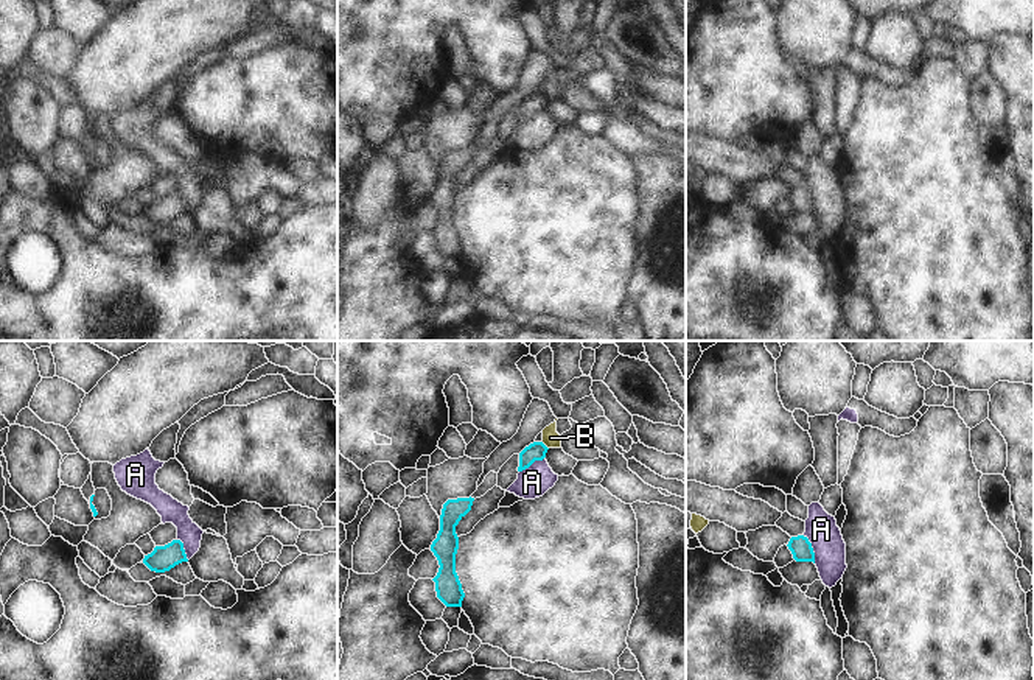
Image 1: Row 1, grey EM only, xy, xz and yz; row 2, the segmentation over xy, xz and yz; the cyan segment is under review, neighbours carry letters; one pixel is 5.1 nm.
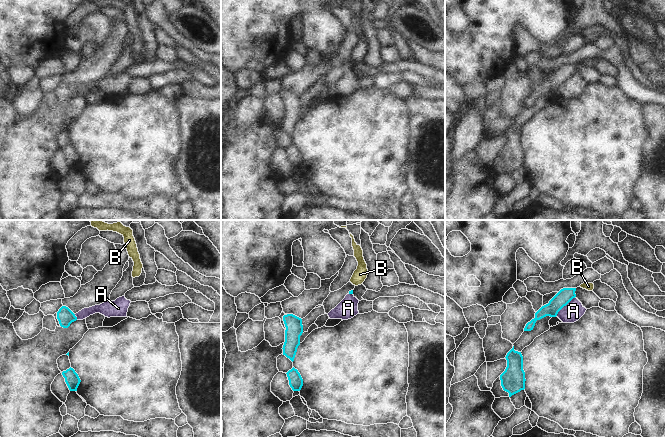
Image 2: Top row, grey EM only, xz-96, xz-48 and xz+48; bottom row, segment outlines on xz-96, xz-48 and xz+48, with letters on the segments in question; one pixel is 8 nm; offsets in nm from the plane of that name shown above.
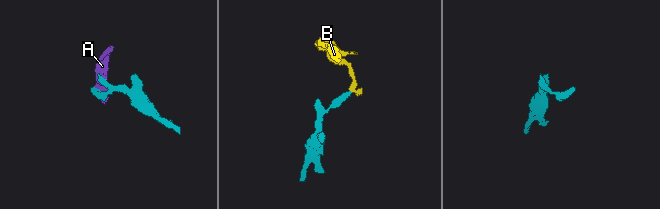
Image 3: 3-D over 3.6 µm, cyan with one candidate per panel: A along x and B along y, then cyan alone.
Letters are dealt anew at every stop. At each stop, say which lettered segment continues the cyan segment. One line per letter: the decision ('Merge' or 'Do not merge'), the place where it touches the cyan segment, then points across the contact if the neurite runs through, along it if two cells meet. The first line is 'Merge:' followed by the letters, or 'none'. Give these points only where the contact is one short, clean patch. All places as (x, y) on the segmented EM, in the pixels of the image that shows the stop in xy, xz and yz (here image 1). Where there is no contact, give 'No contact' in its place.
Merge: none
A: Do not merge. Touches cyan at yz (812, 548)
B: Do not merge. Touches cyan at xz (544, 445). Boundary: xz (541, 442), (548, 448)

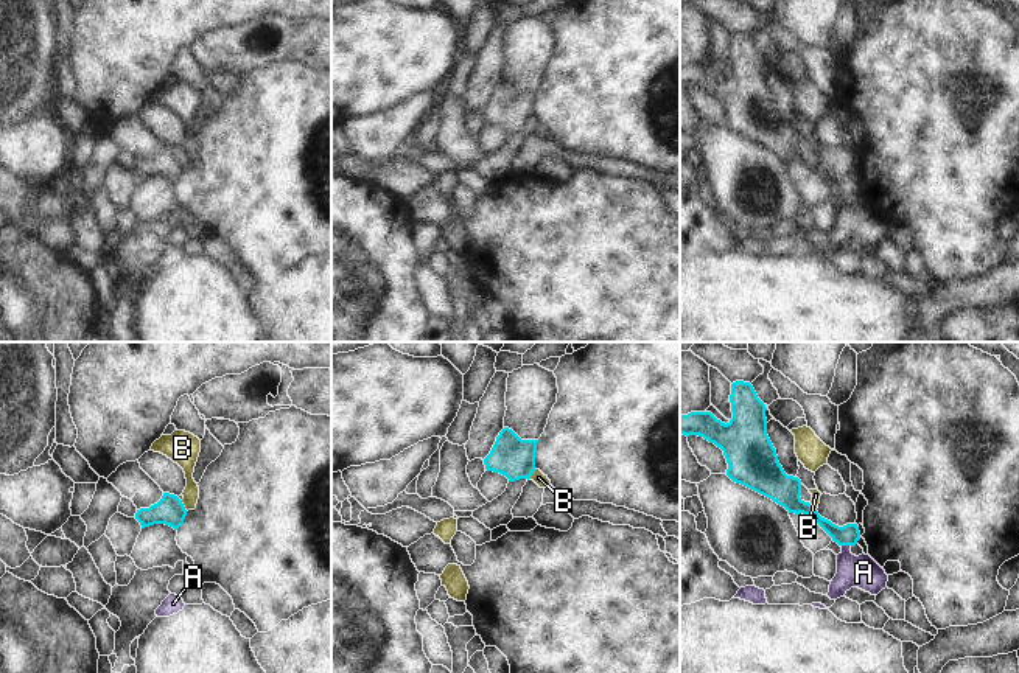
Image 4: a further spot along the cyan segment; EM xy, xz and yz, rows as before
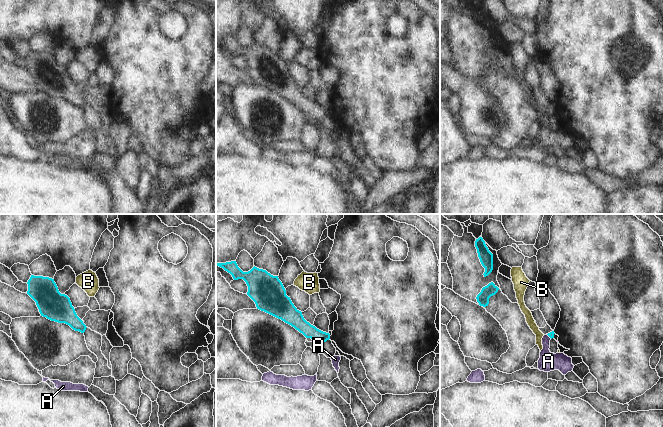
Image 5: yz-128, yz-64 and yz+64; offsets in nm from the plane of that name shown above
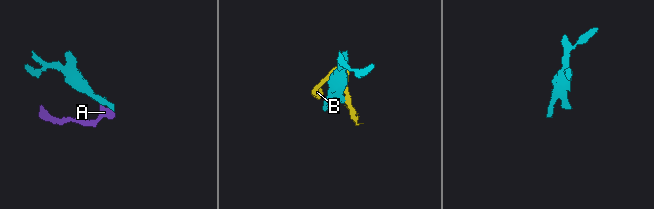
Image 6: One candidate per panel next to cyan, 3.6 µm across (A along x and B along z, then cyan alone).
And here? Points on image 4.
Merge: none
A: Do not merge. Touches cyan at yz (845, 544). Boundary: yz (840, 544), (850, 546)
B: Do not merge. Touches cyan at xy (182, 505)

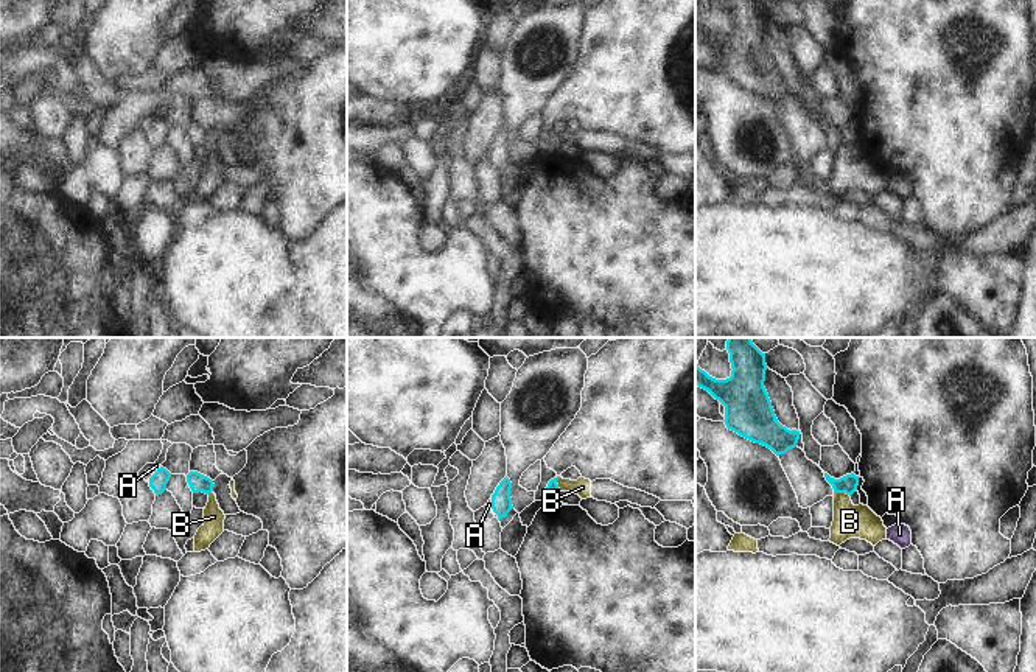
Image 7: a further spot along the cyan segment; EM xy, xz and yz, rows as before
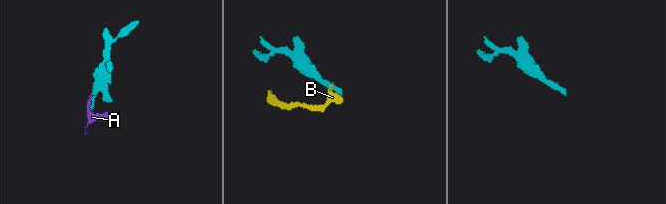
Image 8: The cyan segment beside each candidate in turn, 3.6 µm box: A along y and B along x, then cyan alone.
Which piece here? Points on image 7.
Merge: A
A: Merge. Touches cyan at xz (492, 507). Path across: xz (501, 503), (492, 507), (489, 504)
B: Do not merge. Touches cyan at yz (842, 492). Boundary: yz (834, 492), (843, 492), (850, 496)

